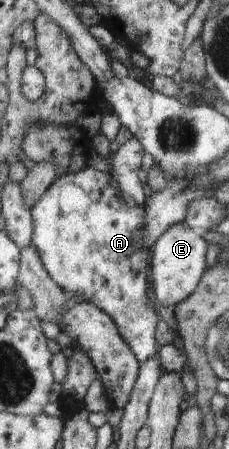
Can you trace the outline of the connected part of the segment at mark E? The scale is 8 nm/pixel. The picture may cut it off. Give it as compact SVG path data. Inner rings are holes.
M187 221L173 225L162 235L153 249L150 267L152 292L162 305L177 306L197 292L208 273L208 253L210 243L204 239L201 230L192 227Z

